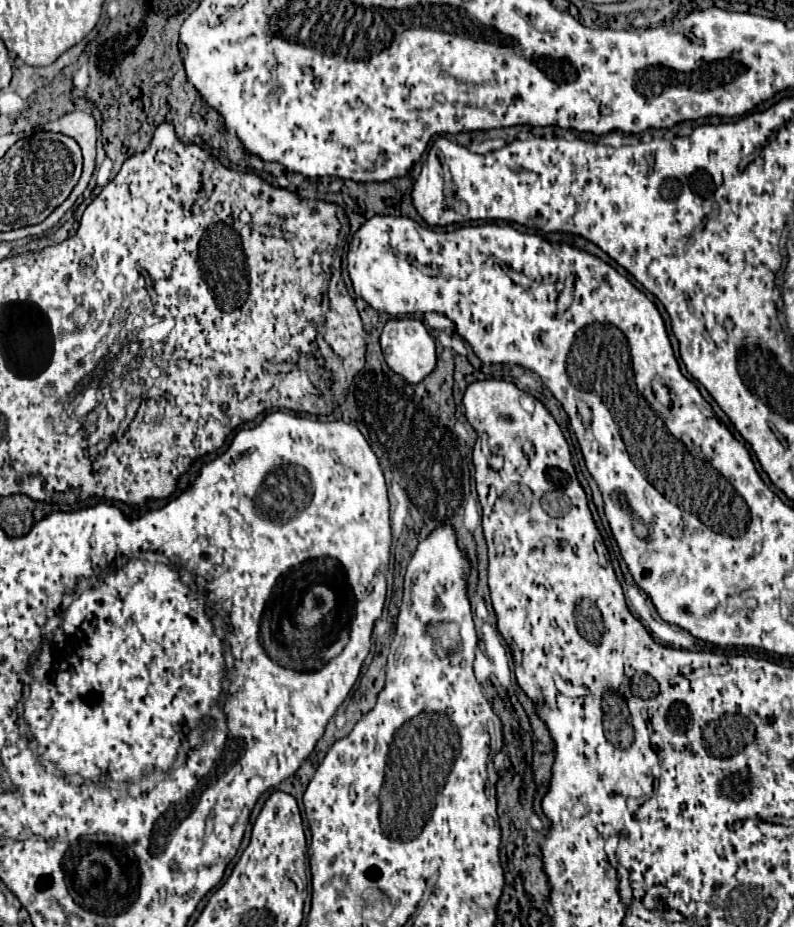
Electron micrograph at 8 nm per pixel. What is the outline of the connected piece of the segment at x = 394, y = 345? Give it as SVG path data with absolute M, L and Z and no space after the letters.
M389 319L381 333L381 349L389 367L409 383L419 383L435 369L435 337L417 319Z

